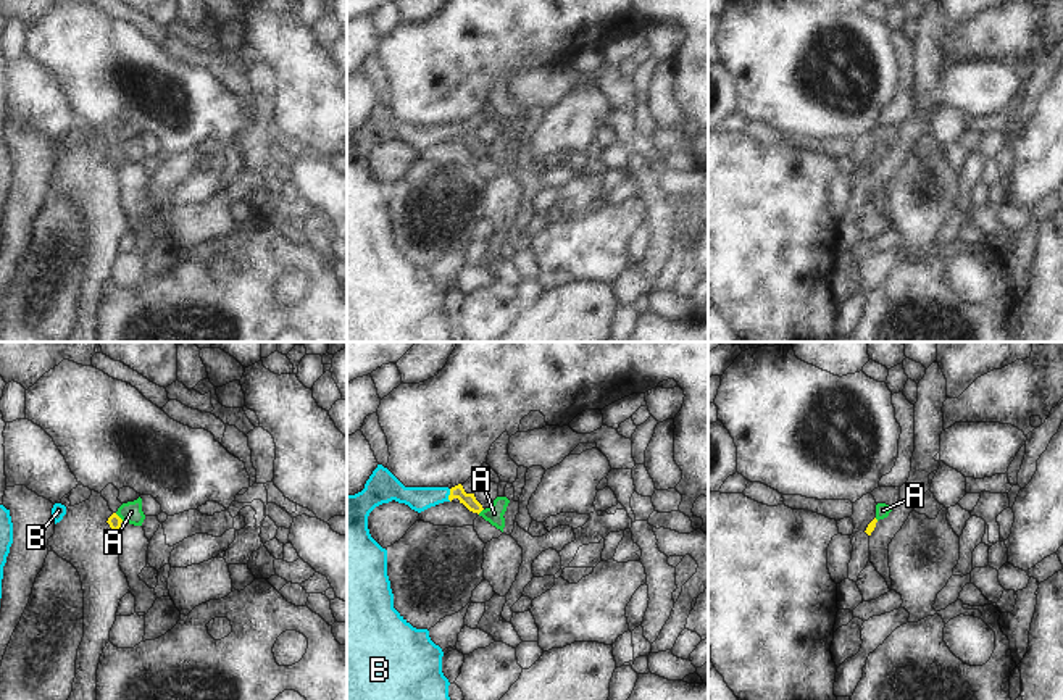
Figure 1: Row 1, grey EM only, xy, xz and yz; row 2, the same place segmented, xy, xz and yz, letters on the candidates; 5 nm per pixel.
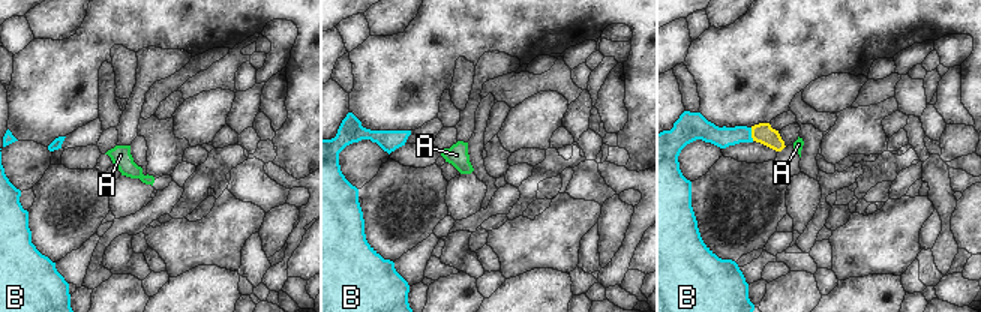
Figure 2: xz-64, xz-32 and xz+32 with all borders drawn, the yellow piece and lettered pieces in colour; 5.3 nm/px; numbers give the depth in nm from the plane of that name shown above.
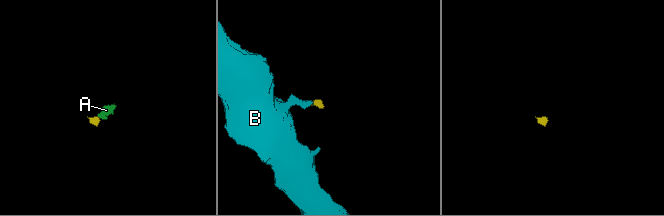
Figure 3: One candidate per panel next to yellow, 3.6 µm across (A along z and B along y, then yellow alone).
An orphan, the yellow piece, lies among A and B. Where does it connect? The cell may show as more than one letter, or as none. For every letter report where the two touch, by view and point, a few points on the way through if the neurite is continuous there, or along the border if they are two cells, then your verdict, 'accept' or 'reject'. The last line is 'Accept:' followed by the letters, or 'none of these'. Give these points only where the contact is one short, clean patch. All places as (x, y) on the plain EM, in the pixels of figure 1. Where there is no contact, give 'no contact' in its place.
A: meets yellow in xy at (118, 155); runs through xy (115, 160), (118, 155), (131, 150); accept
B: meets yellow in xz at (449, 134); runs through xz (468, 139), (460, 133), (449, 134), (418, 137); accept
Accept: A, B

